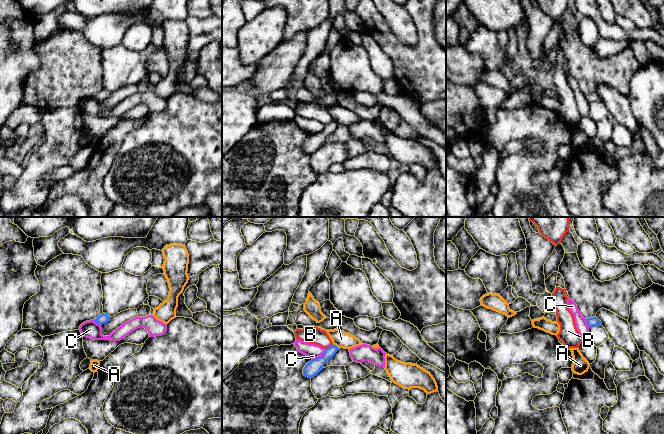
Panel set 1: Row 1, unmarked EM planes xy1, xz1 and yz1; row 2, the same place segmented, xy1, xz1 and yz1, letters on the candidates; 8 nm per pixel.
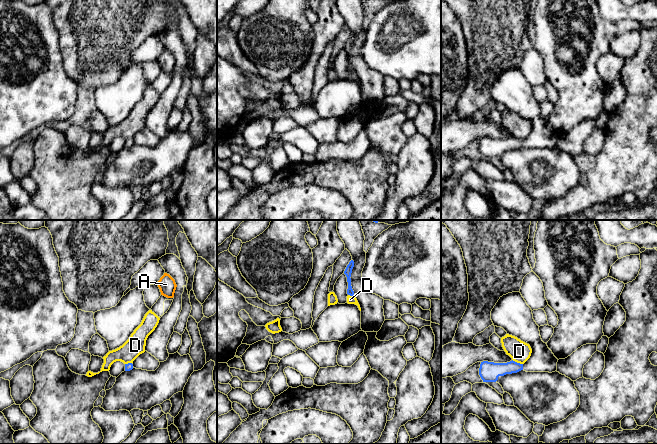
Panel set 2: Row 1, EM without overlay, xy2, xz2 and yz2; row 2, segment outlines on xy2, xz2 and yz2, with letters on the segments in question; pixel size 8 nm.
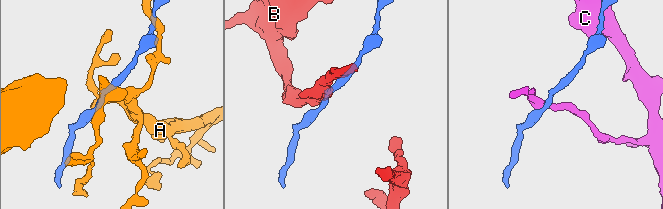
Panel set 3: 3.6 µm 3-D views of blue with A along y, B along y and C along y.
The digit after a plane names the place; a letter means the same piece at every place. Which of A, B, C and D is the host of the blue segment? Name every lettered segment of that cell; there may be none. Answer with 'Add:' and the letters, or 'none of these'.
Add: none of these

